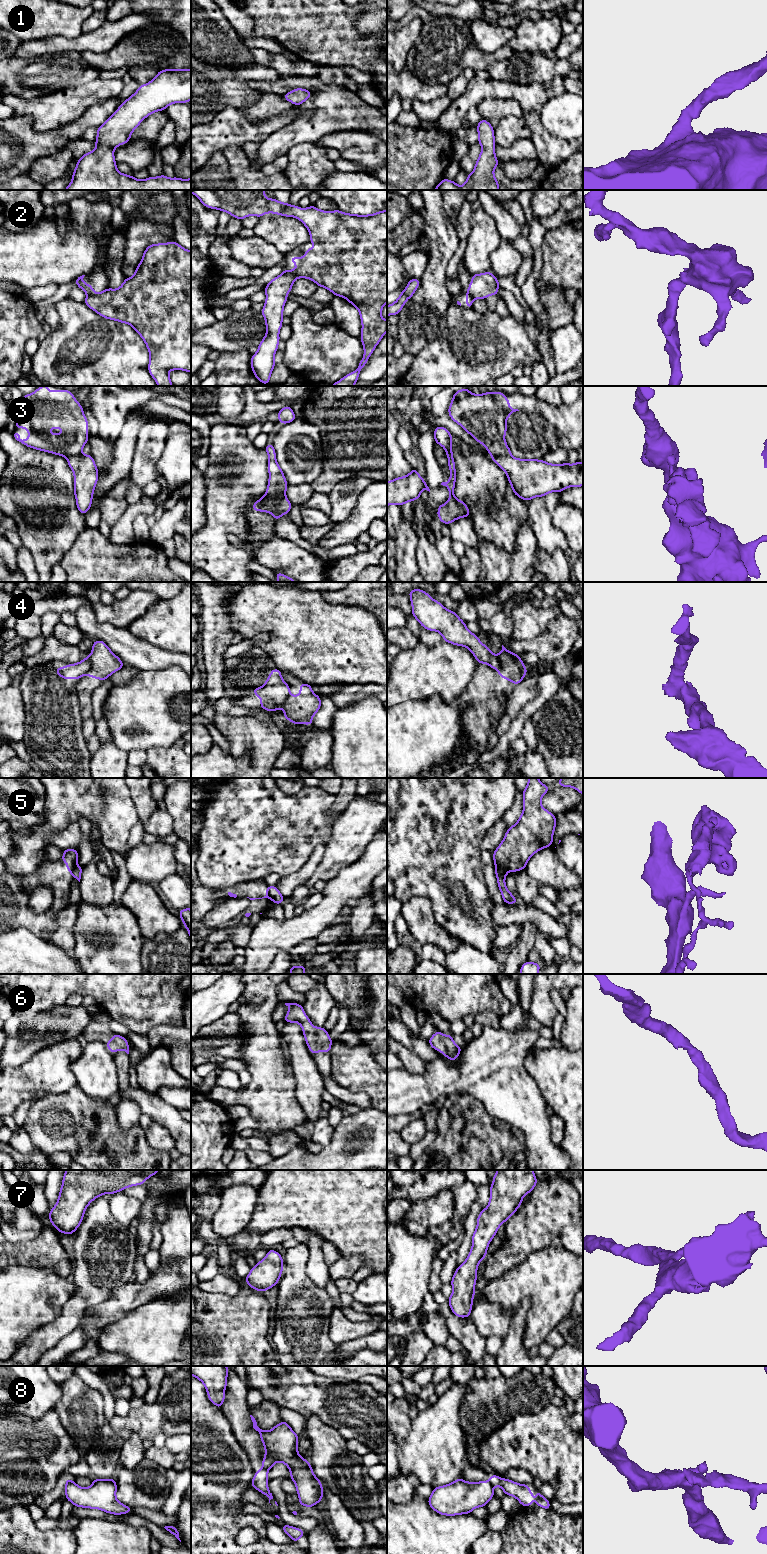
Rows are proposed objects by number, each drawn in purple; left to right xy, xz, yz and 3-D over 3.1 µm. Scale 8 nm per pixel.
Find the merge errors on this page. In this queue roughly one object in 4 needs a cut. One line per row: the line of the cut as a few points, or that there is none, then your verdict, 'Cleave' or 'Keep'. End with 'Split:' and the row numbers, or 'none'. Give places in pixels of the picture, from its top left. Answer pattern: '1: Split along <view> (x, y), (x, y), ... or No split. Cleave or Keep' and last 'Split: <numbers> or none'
1: No split. Keep
2: Split along xz (284, 271), (291, 272), (296, 278). Cleave
3: Split along yz (490, 453), (509, 455). Cleave
4: Split along xy (88, 657), (90, 669), (86, 673). Cleave
5: Split along xz (268, 886), (270, 898). Cleave
6: No split. Keep
7: No split. Keep
8: Split along xz (262, 1467), (267, 1470). Cleave
Split: 2, 3, 4, 5, 8

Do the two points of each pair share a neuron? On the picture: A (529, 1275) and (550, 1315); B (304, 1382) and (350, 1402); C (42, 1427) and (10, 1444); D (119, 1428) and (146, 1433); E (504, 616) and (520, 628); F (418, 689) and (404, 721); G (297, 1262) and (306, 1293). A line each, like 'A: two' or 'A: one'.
A: one
B: one
C: one
D: one
E: two
F: two
G: one

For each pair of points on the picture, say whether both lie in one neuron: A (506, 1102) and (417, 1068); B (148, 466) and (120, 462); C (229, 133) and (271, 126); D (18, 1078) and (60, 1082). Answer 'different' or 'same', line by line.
A: different
B: different
C: same
D: same

